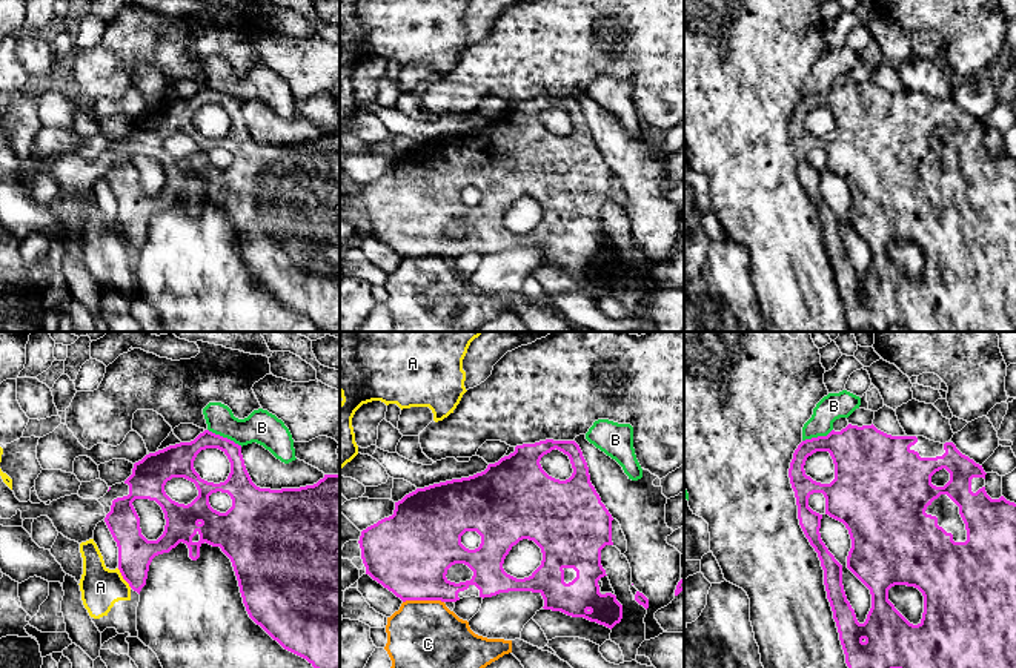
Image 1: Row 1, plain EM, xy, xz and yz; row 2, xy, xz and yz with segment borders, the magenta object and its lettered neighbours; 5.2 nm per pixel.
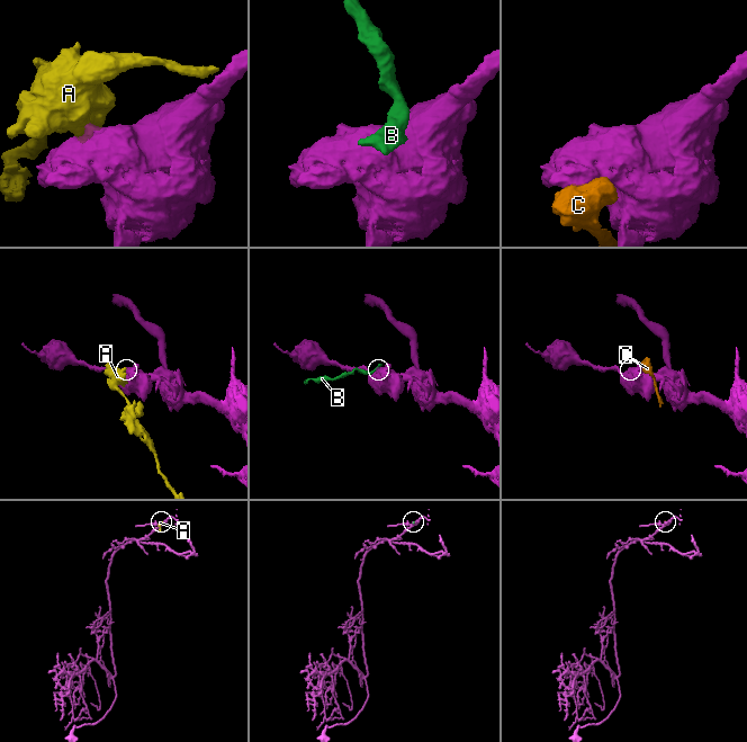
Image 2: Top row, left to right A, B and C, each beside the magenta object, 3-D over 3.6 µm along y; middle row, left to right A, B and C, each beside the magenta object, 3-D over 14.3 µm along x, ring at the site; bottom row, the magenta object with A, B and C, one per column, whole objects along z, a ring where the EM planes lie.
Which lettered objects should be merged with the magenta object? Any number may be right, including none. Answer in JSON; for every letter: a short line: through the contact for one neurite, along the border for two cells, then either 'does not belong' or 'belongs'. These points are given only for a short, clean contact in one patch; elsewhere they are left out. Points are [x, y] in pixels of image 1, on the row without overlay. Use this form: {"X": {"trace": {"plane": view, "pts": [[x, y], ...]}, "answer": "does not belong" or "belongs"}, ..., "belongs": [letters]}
{"A": {"trace": {"plane": "xy", "pts": [[117, 224], [131, 243]]}, "answer": "does not belong"}, "B": {"trace": {"plane": "xy", "pts": [[208, 85], [242, 102]]}, "answer": "does not belong"}, "C": {"answer": "does not belong"}, "belongs": []}

